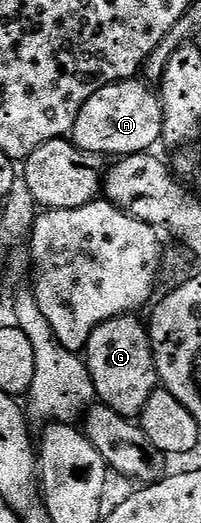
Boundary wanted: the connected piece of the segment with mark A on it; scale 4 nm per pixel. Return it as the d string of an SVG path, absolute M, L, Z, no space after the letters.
M133 78L102 86L102 90L98 90L98 94L82 106L70 139L87 152L96 152L105 158L119 158L155 149L155 144L161 143L163 134L164 102L159 91L151 83Z

